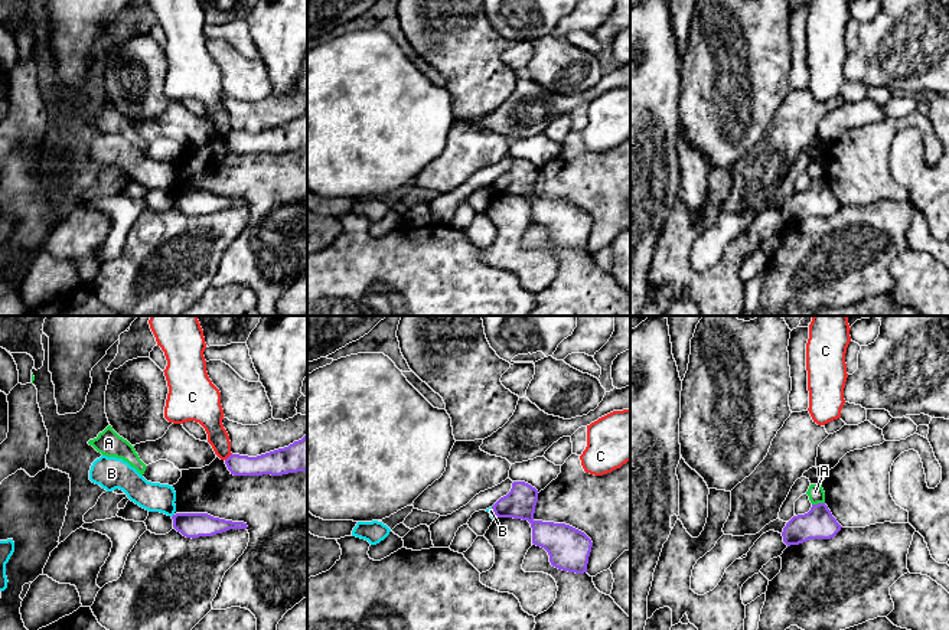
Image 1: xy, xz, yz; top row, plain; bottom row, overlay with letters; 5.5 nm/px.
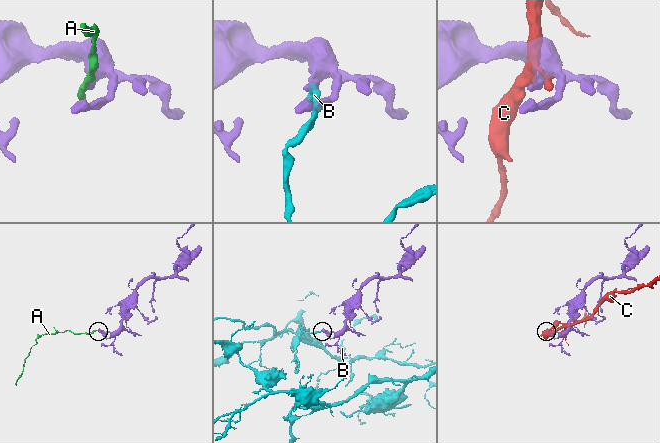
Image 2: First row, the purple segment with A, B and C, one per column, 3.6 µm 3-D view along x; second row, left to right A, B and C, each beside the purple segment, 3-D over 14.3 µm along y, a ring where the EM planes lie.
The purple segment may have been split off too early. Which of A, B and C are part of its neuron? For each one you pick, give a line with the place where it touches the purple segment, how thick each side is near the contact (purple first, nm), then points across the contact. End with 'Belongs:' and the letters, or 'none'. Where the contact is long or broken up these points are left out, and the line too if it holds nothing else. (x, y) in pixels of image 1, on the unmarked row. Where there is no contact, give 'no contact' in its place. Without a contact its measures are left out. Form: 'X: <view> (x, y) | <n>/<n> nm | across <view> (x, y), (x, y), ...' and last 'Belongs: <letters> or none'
Belongs: none

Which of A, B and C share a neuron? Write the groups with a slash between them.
A / B / C

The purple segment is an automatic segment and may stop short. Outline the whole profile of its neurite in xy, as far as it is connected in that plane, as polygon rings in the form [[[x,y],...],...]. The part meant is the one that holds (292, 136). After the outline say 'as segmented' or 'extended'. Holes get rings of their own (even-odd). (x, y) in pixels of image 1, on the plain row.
[[[307,111],[288,124],[257,134],[231,131],[225,141],[234,153],[283,153],[307,148]]]; as segmented

